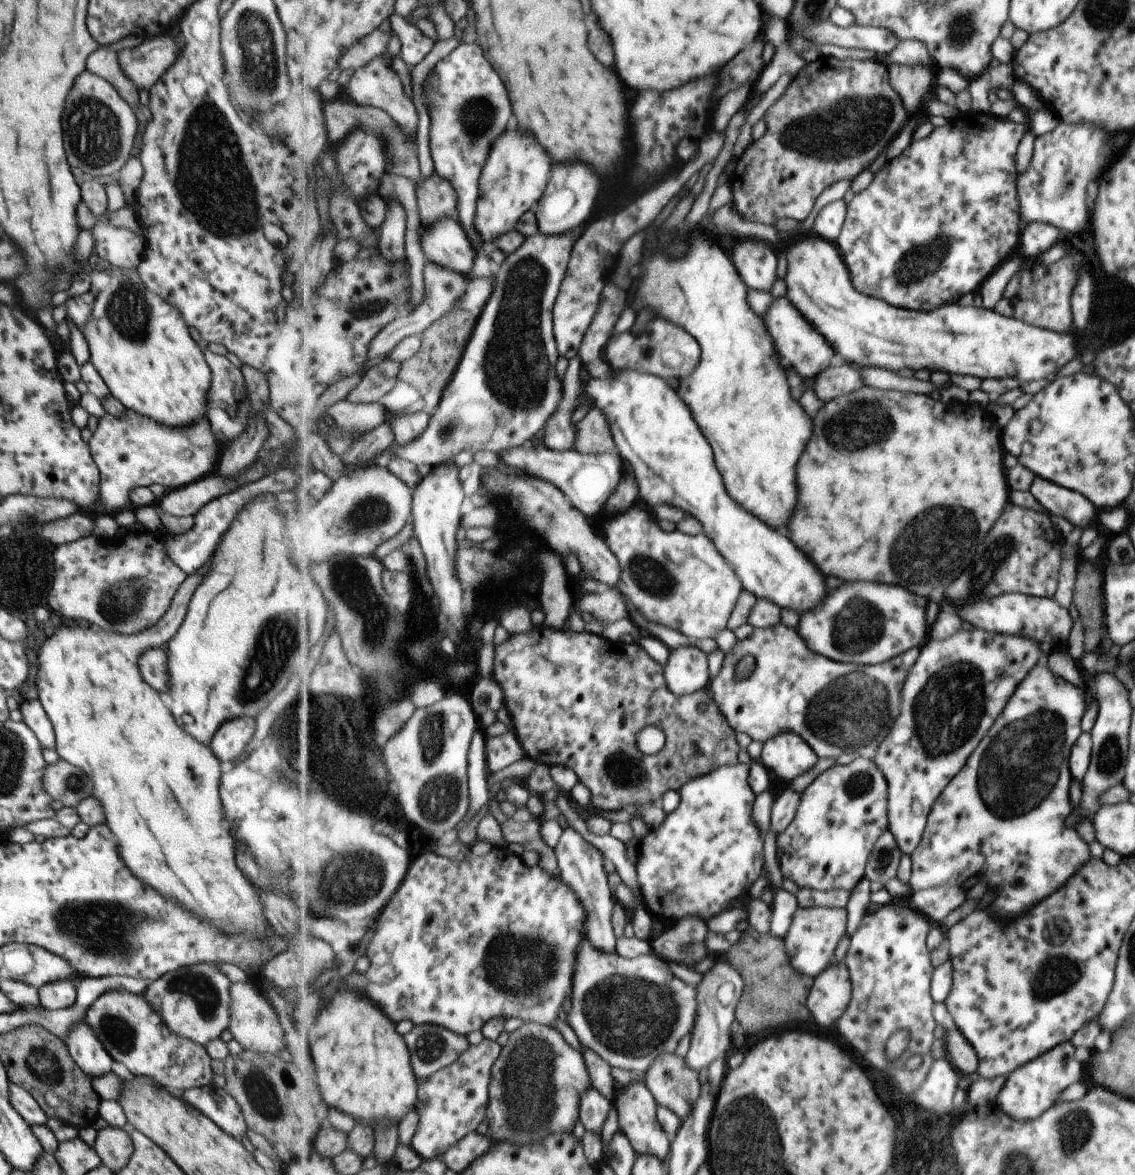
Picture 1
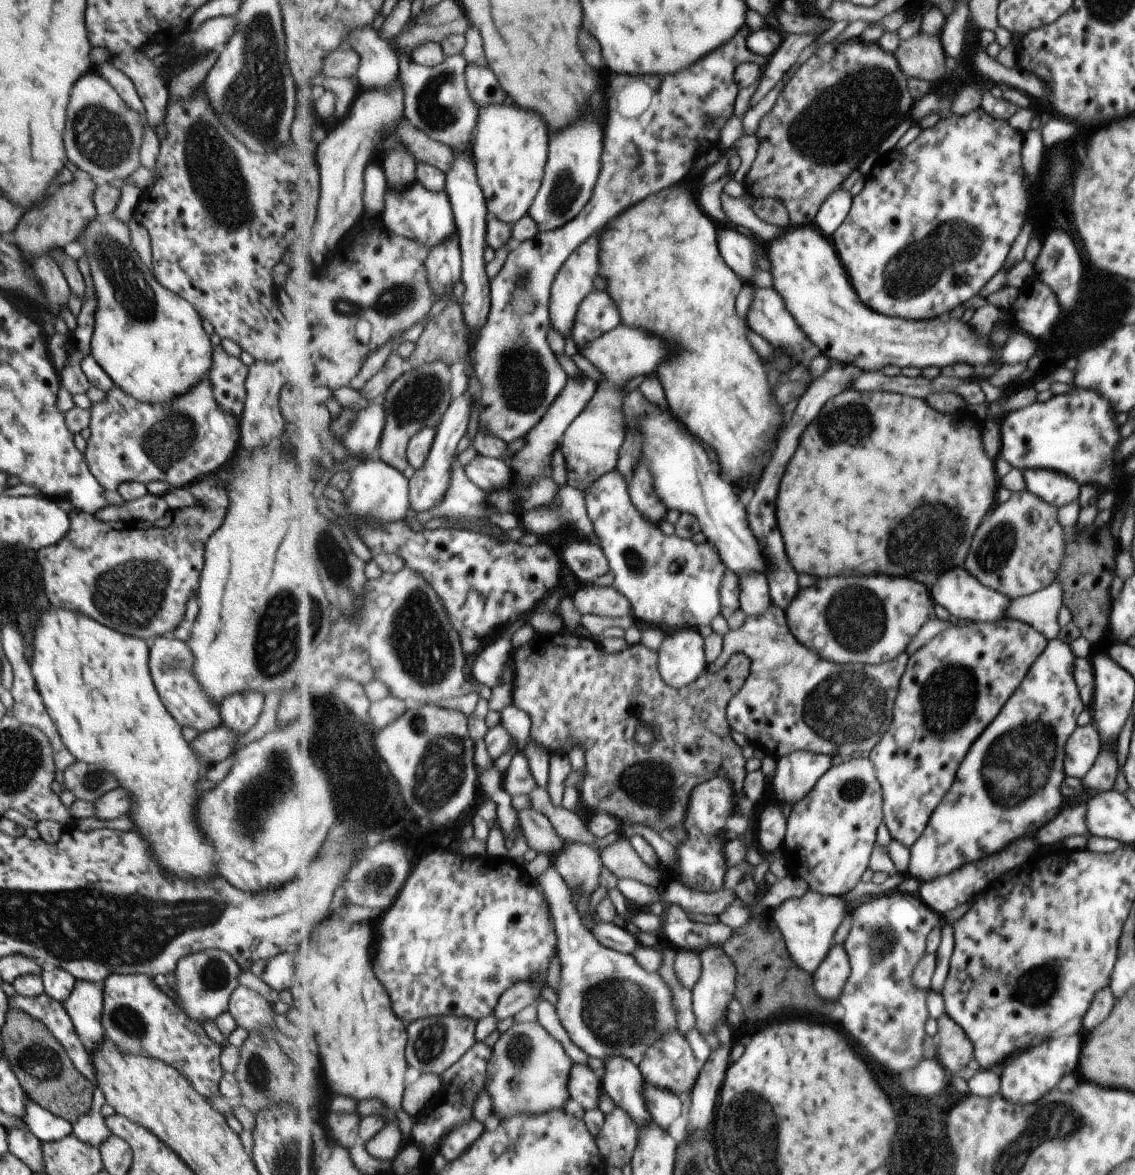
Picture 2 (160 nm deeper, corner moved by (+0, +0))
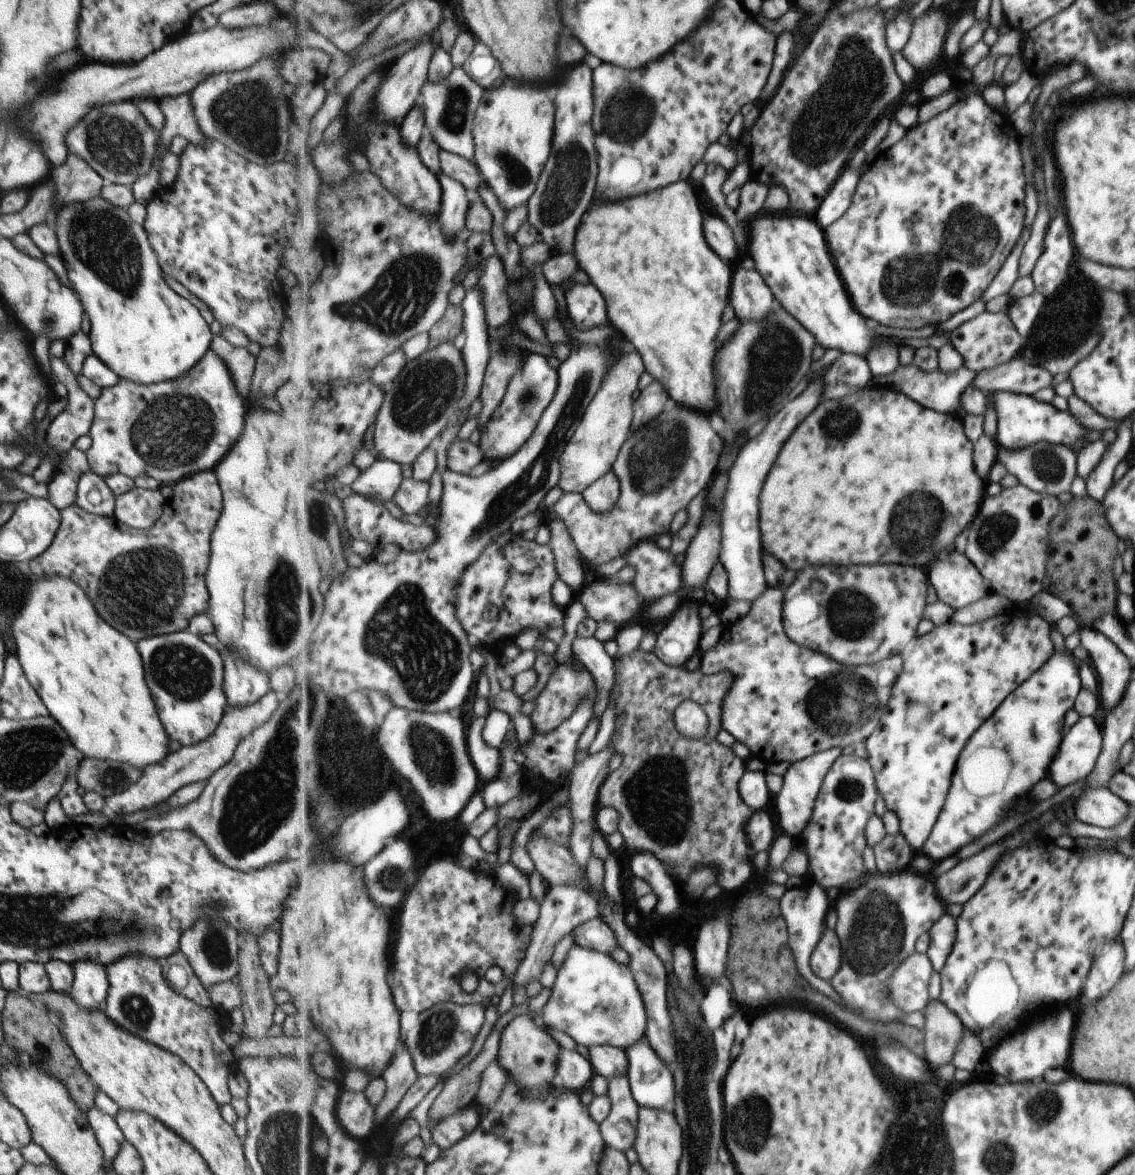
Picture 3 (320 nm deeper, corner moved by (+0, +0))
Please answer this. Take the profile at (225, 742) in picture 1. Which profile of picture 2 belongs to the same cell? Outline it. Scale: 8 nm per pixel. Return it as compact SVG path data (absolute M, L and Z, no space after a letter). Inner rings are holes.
M257 691L233 693L223 697L218 704L220 725L227 727L238 737L255 724L263 706L264 697Z

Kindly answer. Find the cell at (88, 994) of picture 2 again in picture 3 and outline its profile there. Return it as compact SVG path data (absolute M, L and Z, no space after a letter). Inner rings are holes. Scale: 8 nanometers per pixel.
M93 959L75 961L69 996L83 1009L104 1010L108 987L106 967Z

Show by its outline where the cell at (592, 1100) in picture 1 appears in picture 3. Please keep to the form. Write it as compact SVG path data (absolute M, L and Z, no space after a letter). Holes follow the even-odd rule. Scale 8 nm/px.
M562 1048L557 1068L563 1087L580 1093L591 1086L595 1074L594 1066L577 1050Z

